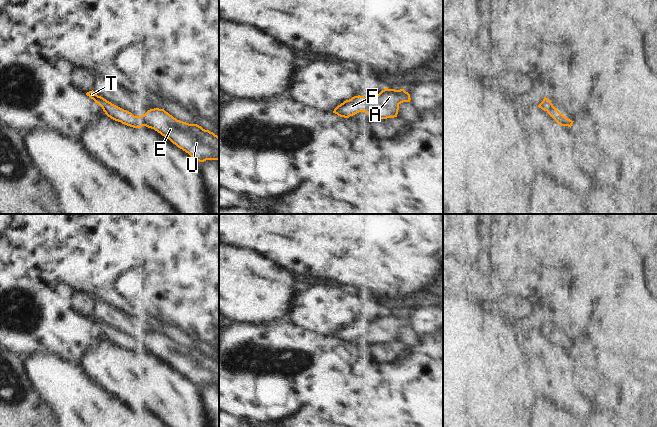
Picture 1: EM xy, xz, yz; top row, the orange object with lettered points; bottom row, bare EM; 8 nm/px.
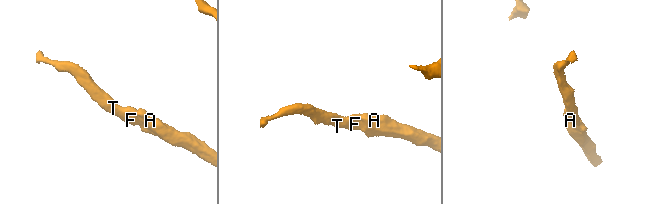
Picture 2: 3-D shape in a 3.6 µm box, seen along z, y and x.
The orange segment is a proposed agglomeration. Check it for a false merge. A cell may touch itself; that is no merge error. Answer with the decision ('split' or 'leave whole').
leave whole

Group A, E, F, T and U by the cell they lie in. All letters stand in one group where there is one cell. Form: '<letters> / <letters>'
A E F T U

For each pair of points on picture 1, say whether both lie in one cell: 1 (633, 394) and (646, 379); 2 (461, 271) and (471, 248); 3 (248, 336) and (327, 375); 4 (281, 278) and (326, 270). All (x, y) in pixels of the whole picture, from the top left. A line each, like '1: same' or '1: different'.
1: different
2: different
3: same
4: different

